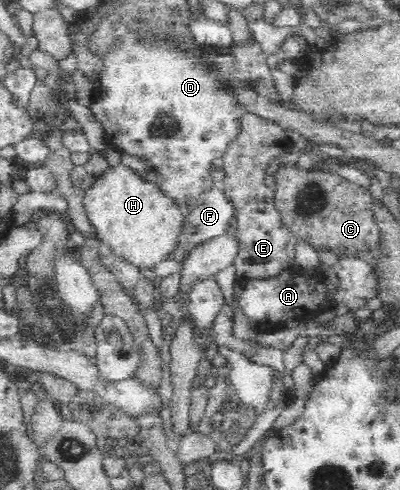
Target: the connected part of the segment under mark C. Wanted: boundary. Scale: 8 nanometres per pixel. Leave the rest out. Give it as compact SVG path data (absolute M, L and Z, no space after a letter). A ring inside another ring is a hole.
M295 165L280 166L273 180L276 208L284 220L284 226L294 232L298 243L308 243L318 251L329 250L339 257L358 251L374 253L381 236L368 189L330 171L304 170ZM314 189L318 189L320 197L324 199L324 207L320 211L314 211Z

